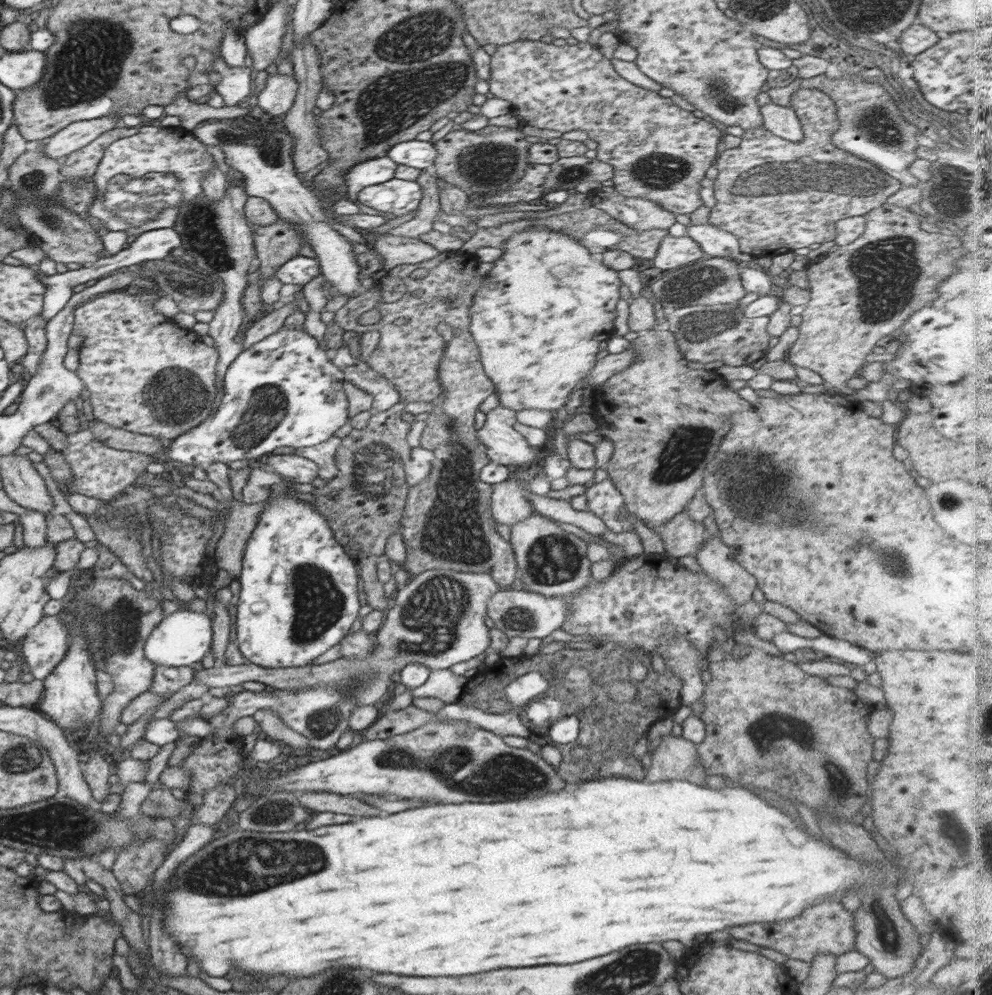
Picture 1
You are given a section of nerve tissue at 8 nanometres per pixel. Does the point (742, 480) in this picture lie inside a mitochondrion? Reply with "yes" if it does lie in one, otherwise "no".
yes

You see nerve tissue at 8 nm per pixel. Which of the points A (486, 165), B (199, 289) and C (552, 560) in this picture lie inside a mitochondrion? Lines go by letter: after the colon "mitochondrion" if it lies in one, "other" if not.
A: mitochondrion
B: mitochondrion
C: mitochondrion

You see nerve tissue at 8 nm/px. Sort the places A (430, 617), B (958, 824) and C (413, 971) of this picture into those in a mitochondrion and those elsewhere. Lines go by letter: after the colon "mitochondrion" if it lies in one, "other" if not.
A: mitochondrion
B: mitochondrion
C: other

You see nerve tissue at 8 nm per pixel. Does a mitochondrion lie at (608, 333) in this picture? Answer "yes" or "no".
no

